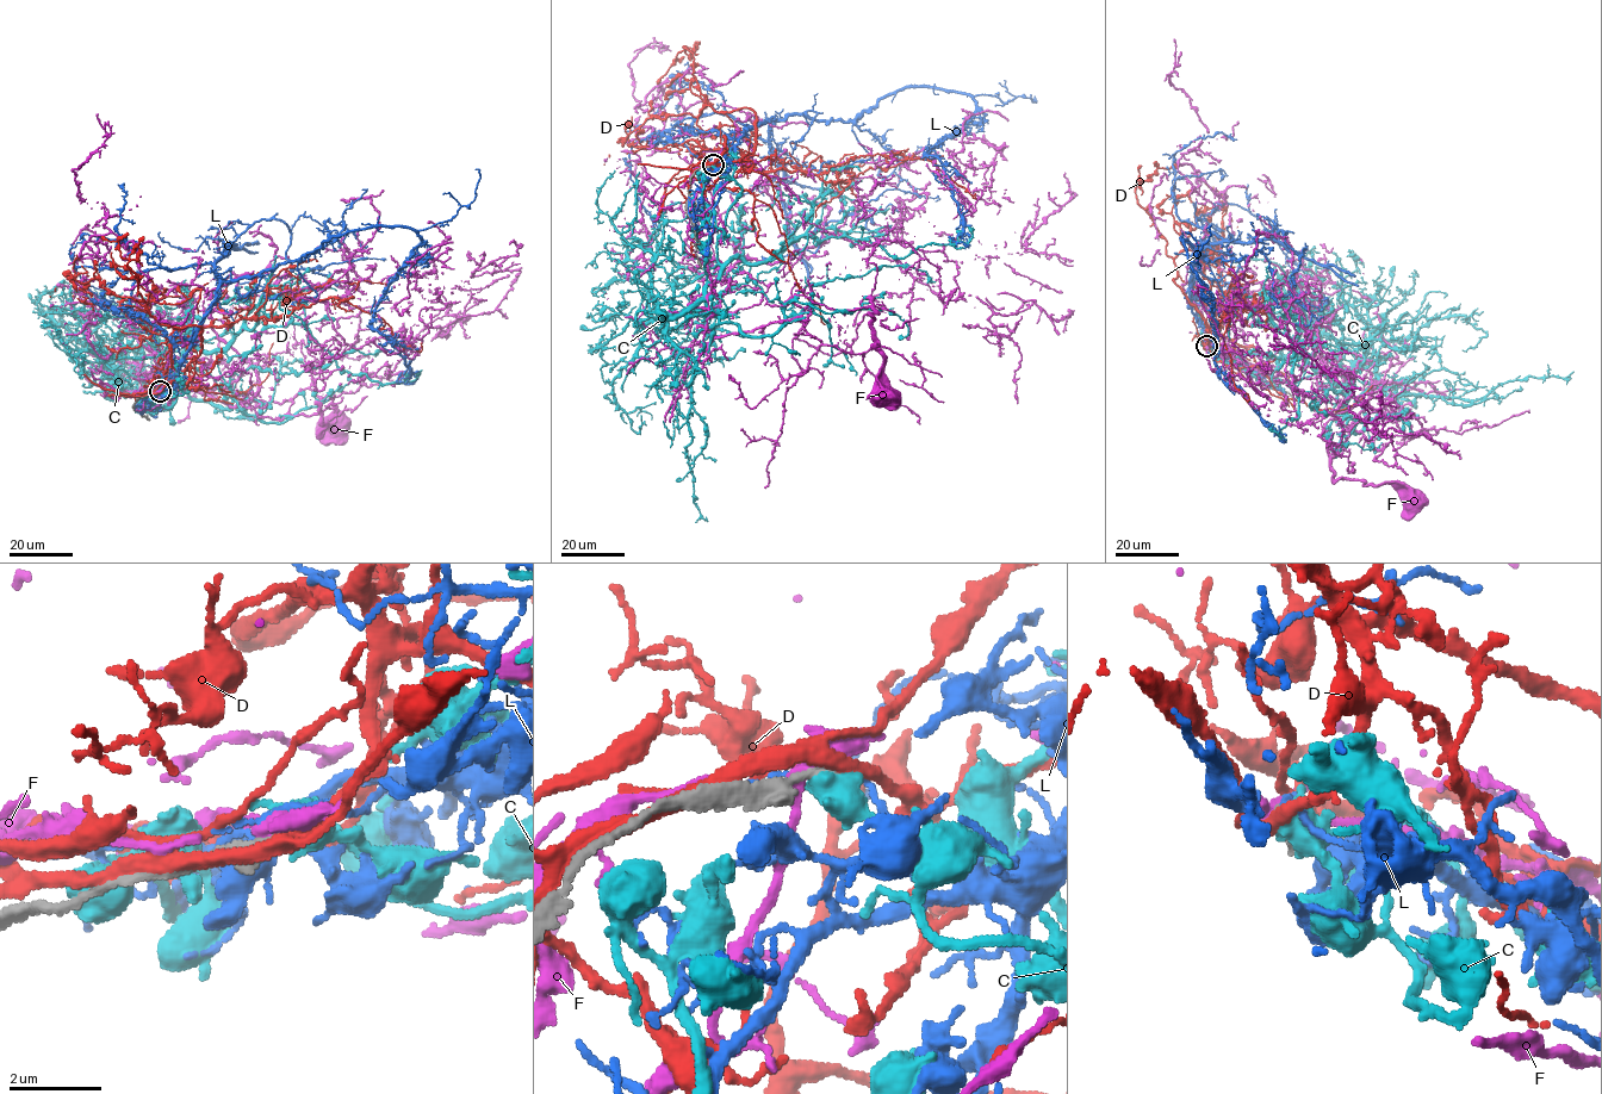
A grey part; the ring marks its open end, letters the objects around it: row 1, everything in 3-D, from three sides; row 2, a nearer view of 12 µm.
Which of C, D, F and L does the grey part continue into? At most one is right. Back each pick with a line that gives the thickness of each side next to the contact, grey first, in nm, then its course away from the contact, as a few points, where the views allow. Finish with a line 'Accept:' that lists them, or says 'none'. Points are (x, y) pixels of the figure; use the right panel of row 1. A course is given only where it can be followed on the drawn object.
Accept: none

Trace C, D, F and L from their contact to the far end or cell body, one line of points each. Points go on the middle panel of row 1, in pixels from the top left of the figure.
C: (712, 165), (741, 187), (706, 288), (721, 323), (772, 335), (808, 285), (887, 265), (935, 281)
D: (713, 165), (725, 137), (767, 171), (826, 173), (877, 154), (927, 159), (975, 193)
F: (711, 165), (687, 235), (714, 286), (699, 361), (709, 334), (799, 317), (799, 294), (873, 305), (888, 392)
L: (713, 165), (770, 117), (966, 93), (975, 110), (926, 155), (968, 244), (954, 237)

